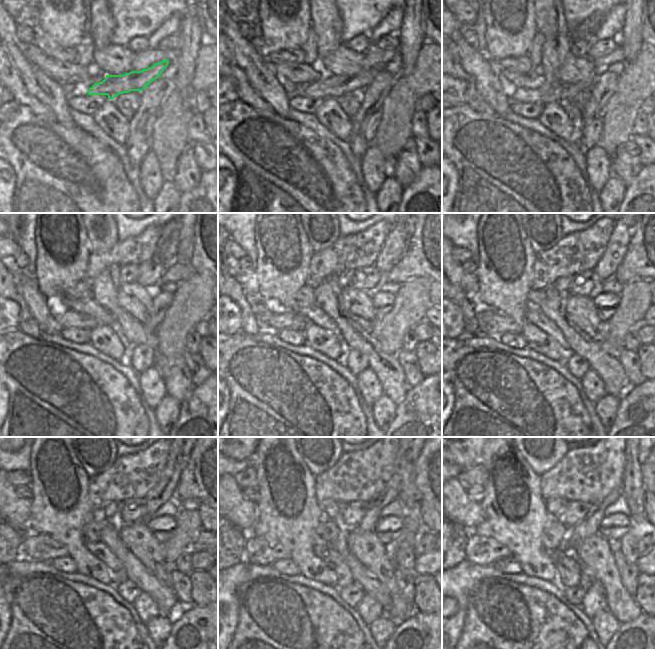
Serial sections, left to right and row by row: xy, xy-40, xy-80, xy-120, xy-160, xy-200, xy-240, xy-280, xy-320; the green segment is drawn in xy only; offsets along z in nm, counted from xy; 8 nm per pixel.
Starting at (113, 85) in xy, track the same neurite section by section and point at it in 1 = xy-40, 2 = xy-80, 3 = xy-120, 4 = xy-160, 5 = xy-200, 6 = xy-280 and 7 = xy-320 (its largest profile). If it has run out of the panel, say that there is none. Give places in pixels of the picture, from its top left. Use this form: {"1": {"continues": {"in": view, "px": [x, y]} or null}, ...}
{"1": {"continues": {"in": "xy-40", "px": [330, 86]}}, "2": {"continues": {"in": "xy-80", "px": [551, 91]}}, "3": {"continues": {"in": "xy-120", "px": [70, 318]}}, "4": {"continues": {"in": "xy-160", "px": [292, 320]}}, "5": {"continues": {"in": "xy-200", "px": [490, 322]}}, "6": {"continues": {"in": "xy-280", "px": [258, 550]}}, "7": {"continues": {"in": "xy-320", "px": [480, 550]}}}

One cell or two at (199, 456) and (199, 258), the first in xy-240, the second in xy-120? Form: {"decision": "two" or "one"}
{"decision": "one"}

